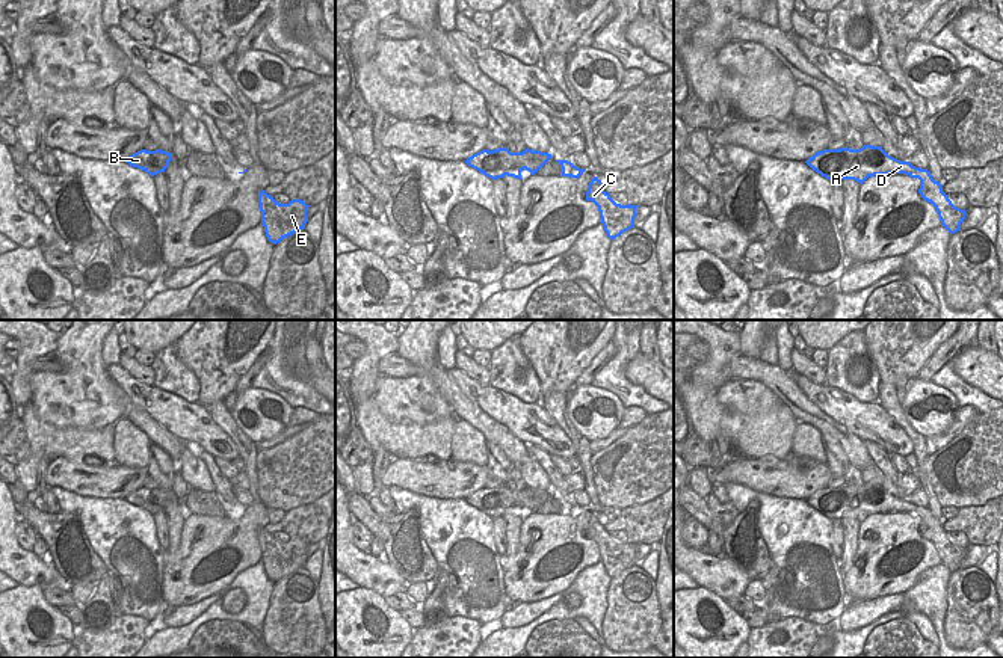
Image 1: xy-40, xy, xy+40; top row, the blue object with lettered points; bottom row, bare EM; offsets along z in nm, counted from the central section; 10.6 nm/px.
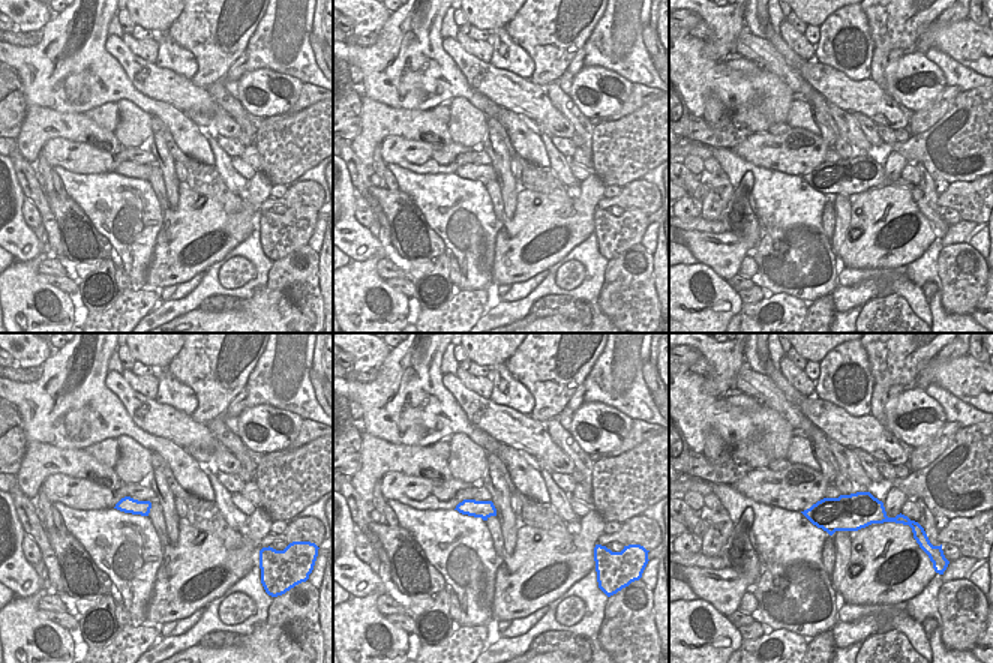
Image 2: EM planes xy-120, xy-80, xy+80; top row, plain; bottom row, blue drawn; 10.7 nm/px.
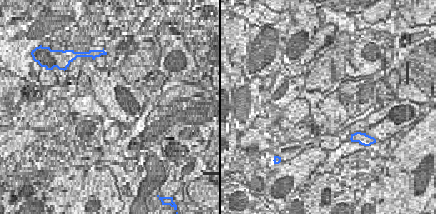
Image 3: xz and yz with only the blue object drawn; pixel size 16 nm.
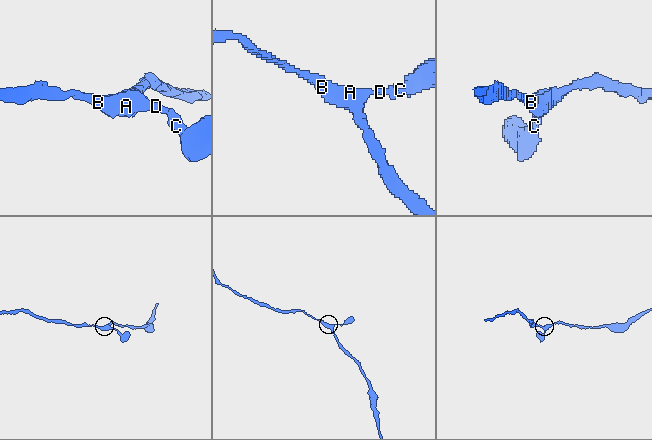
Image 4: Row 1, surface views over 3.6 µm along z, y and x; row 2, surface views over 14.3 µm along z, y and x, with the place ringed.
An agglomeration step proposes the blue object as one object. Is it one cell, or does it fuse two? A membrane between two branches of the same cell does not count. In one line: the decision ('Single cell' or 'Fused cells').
Single cell

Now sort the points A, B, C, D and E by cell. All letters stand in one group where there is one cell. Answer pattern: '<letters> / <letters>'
A B C D E

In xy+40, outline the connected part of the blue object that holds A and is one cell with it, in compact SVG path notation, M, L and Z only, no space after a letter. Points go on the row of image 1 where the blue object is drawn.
M864 145L859 149L840 148L823 149L805 161L813 171L829 181L853 180L863 184L869 177L905 174L920 180L920 196L930 202L950 235L961 231L965 219L965 210L952 204L949 195L935 181L927 169L912 166L909 161L900 161L888 155L882 146Z

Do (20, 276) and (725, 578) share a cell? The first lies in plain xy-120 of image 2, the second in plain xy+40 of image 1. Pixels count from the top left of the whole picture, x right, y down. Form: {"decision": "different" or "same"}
{"decision": "different"}

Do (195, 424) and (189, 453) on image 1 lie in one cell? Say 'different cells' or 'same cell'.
different cells

